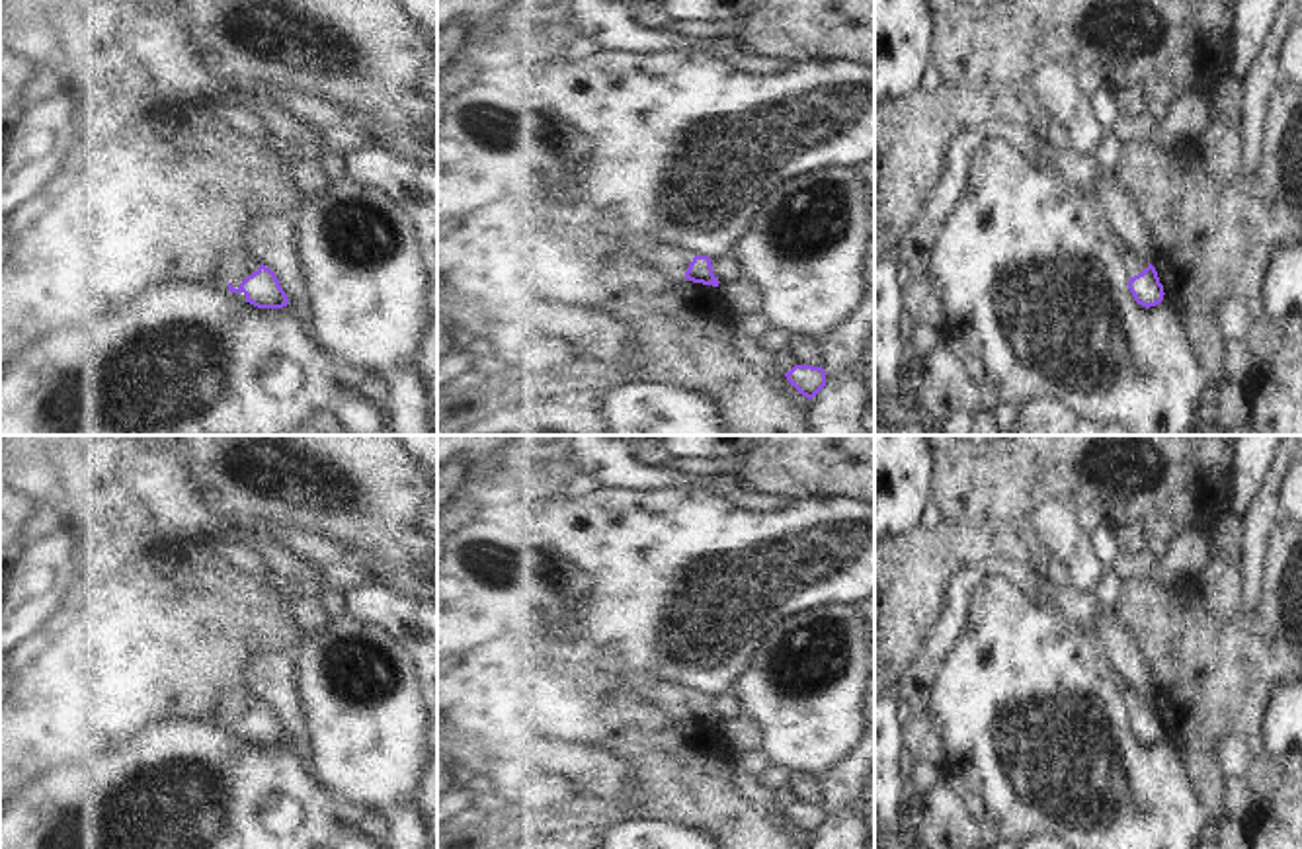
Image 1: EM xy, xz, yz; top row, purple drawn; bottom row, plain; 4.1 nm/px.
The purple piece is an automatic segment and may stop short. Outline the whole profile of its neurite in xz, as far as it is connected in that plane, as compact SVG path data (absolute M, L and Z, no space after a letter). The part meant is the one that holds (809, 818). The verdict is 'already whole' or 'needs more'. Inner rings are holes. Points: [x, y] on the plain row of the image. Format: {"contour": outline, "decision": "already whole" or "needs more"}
{"contour": "M794 802L785 810L787 818L808 837L826 824L826 808L812 802Z", "decision": "already whole"}

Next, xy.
{"contour": "M242 689L224 707L230 730L244 730L246 740L258 746L283 746L289 742L275 710L252 691Z", "decision": "needs more"}

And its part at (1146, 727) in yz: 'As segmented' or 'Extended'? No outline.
Extended

